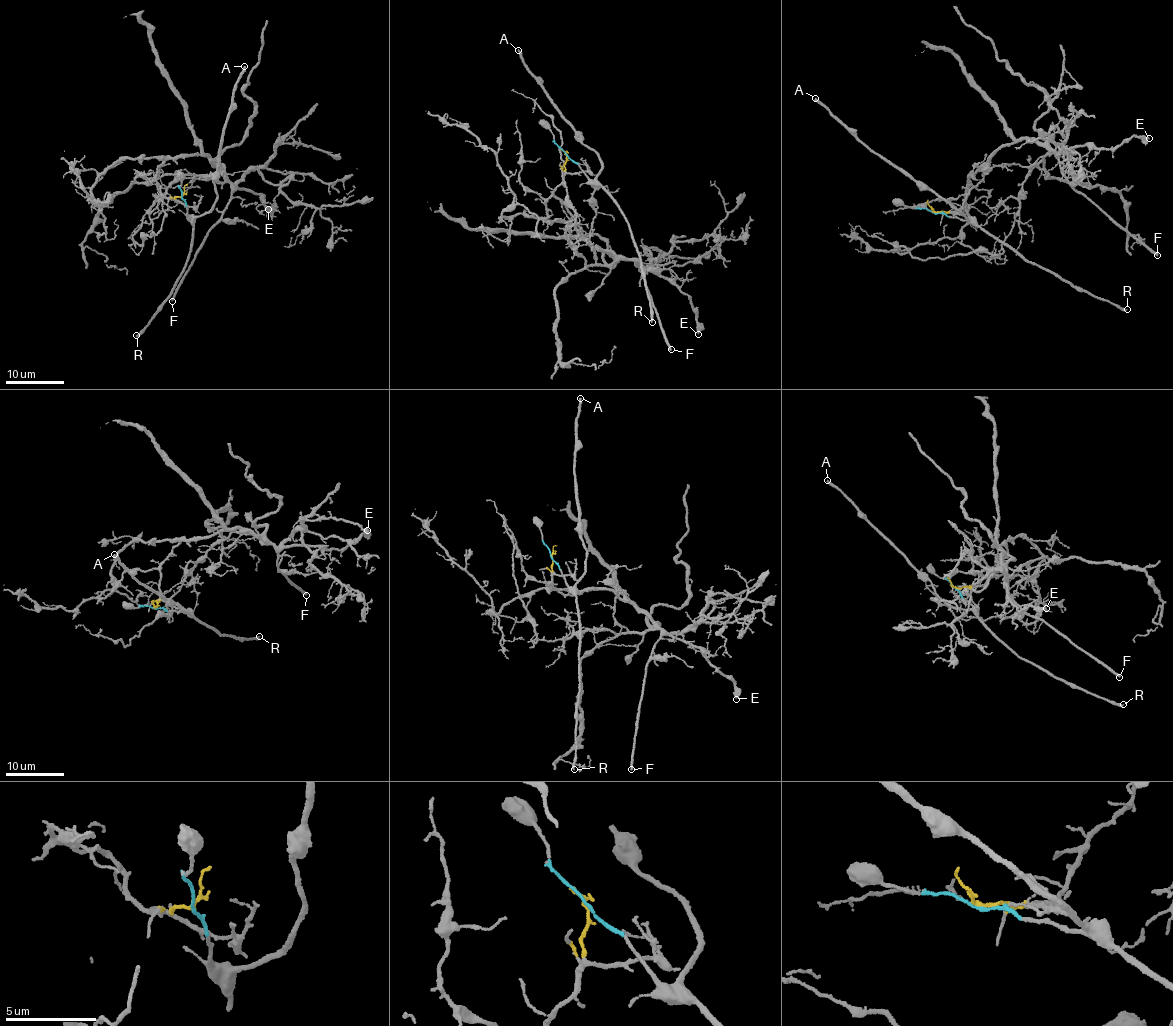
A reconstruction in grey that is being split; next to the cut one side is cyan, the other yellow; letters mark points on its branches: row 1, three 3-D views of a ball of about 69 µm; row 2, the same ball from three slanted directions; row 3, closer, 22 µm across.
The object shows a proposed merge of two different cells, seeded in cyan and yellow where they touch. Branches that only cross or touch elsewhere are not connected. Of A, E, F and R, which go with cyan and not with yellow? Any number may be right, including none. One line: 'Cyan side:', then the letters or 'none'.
Cyan side: A, R

